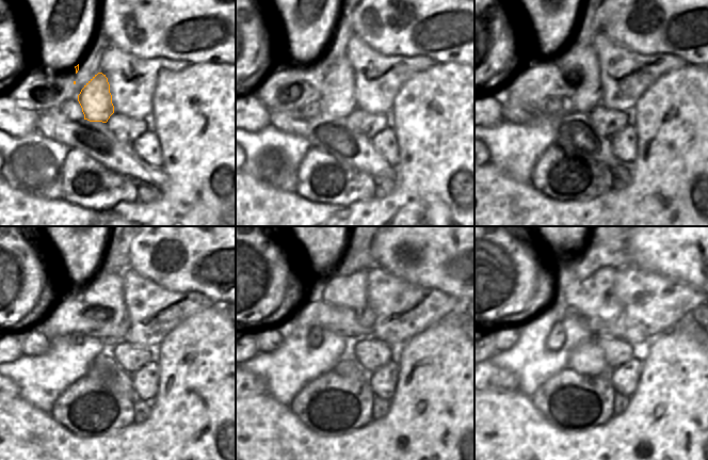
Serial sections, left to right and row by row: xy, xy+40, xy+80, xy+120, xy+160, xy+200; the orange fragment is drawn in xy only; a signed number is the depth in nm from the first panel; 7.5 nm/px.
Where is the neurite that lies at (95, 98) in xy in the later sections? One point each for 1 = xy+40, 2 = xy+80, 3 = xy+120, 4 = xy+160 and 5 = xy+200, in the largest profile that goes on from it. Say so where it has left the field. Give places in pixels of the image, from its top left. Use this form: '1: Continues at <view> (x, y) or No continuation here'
1: Continues at xy+40 (336, 83)
2: Continues at xy+80 (577, 75)
3: Continues at xy+120 (99, 304)
4: Continues at xy+160 (341, 305)
5: Continues at xy+200 (593, 298)

